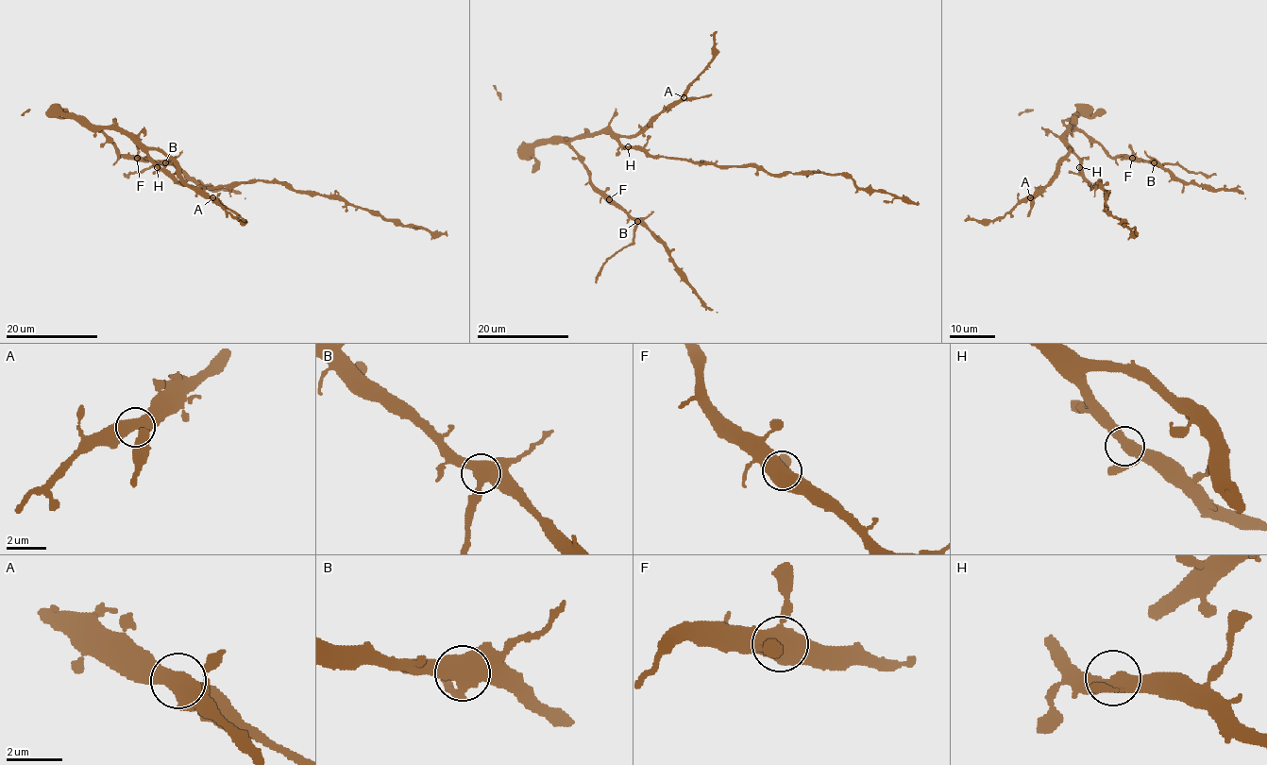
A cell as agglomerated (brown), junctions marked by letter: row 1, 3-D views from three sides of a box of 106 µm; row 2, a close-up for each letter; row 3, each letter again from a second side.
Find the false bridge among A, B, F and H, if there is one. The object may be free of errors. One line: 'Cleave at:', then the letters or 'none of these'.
Cleave at: B

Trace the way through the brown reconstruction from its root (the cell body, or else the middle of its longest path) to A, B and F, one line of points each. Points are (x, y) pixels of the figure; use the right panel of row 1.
A: (1082, 165), (1071, 149), (1056, 165), (1056, 173), (1030, 197)
B: (1082, 165), (1082, 161), (1066, 144), (1066, 134), (1071, 129), (1079, 129), (1111, 157), (1134, 157), (1154, 162)
F: (1082, 165), (1082, 161), (1066, 144), (1066, 134), (1071, 129), (1079, 129), (1111, 157), (1132, 158)

